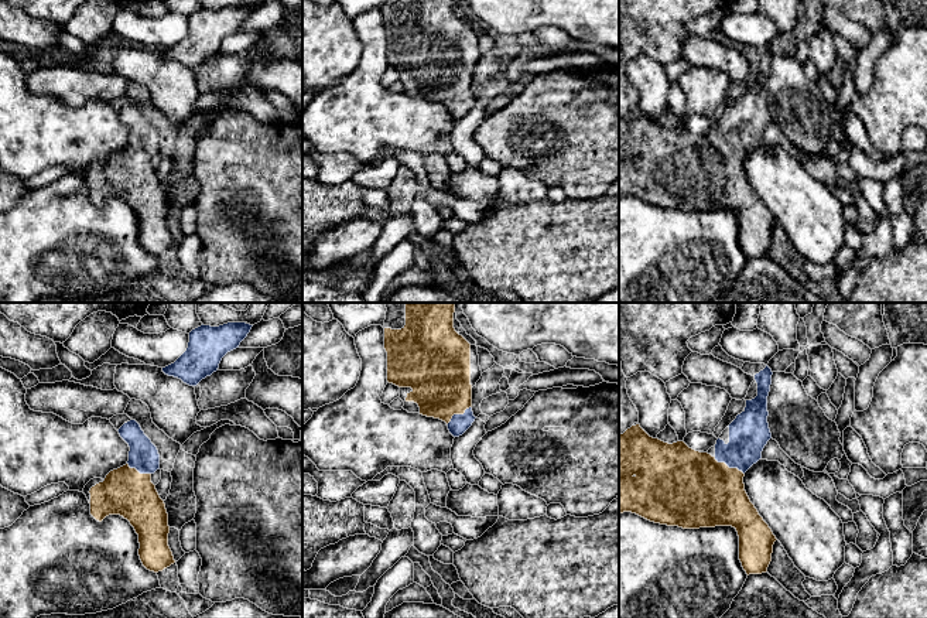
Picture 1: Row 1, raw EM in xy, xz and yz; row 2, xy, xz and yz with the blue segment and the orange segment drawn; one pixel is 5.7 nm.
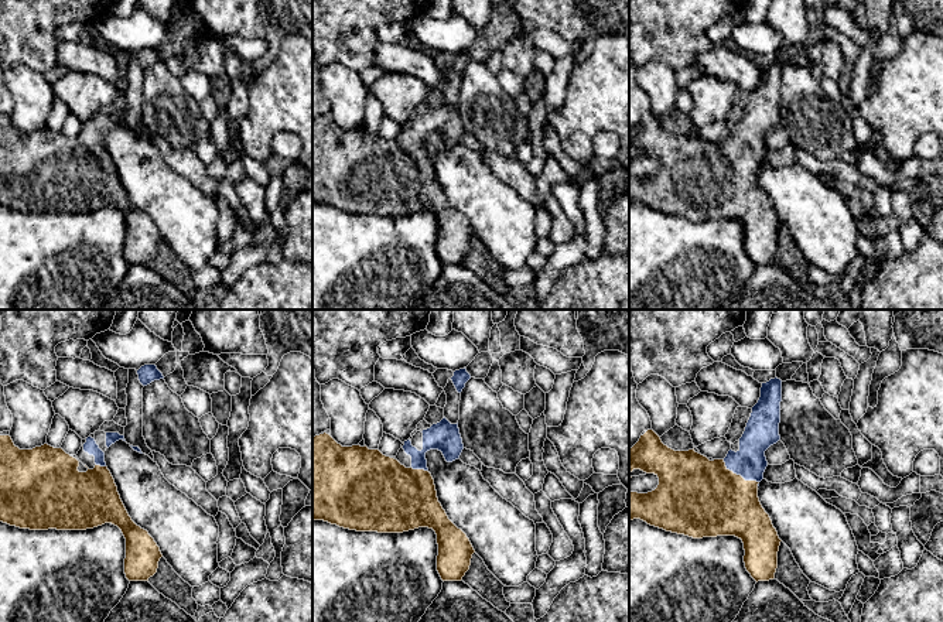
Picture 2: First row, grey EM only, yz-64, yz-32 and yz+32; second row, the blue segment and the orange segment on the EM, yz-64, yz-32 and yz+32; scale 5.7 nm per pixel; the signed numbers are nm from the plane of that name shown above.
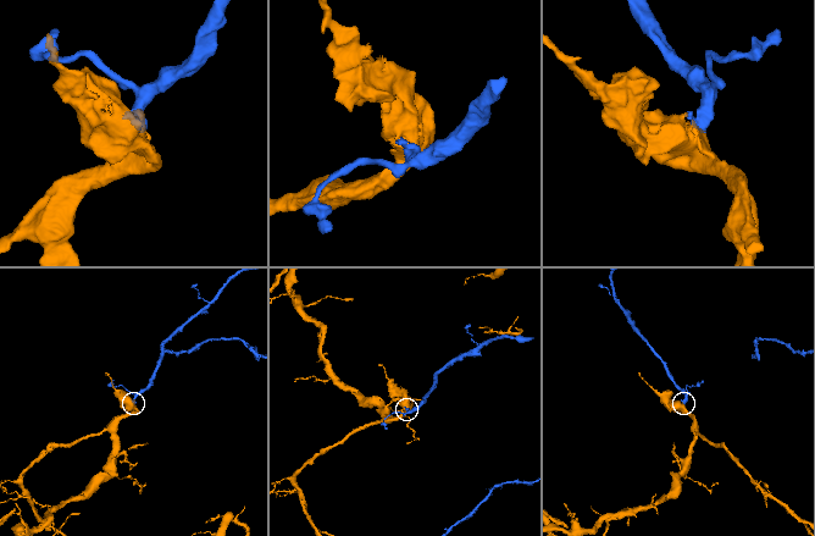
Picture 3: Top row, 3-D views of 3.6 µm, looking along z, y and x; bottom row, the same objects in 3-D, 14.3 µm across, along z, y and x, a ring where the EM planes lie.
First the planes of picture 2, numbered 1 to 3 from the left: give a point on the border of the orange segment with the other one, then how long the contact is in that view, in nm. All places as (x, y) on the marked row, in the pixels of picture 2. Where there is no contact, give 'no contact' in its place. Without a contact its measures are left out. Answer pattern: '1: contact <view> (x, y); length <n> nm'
1: contact yz-64 (101, 465); length 60 nm
2: contact yz-32 (420, 468); length 100 nm
3: contact yz+32 (740, 474); length 260 nm

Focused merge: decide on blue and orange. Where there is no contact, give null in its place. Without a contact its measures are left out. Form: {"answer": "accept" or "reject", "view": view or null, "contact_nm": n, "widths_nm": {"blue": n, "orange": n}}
{"answer": "accept", "view": "yz", "contact_nm": 200, "widths_nm": {"blue": 220, "orange": 440}}

